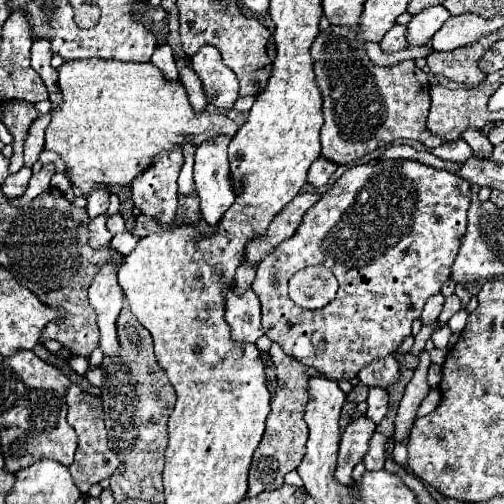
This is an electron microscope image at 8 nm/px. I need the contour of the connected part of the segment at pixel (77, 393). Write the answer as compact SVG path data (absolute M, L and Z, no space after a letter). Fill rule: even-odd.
M70 385L66 389L66 403L68 403L68 423L78 433L78 449L74 455L74 463L70 465L70 475L74 479L74 485L80 489L80 493L88 493L88 489L94 483L100 483L102 479L112 477L112 473L118 469L120 461L116 453L108 449L108 437L104 427L104 411L98 397L92 397L88 393L82 393L76 385Z

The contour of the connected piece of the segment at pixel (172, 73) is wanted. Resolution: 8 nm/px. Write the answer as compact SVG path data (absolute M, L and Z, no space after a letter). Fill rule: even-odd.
M168 43L156 47L156 51L152 55L152 63L158 69L162 69L168 79L178 79L178 71L176 71L176 63L174 63L174 53L172 53Z

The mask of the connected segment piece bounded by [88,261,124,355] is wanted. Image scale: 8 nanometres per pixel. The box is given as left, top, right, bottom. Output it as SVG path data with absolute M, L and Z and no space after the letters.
M114 261L106 263L100 273L94 277L94 283L88 291L90 305L98 313L100 327L100 347L104 355L118 353L118 335L116 335L116 319L122 309L122 289L118 285L118 265Z

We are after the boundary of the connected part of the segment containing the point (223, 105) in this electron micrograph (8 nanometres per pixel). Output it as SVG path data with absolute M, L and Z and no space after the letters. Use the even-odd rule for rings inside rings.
M212 45L200 47L192 57L192 67L204 85L208 103L218 109L232 109L238 101L238 79L222 63L220 51Z

